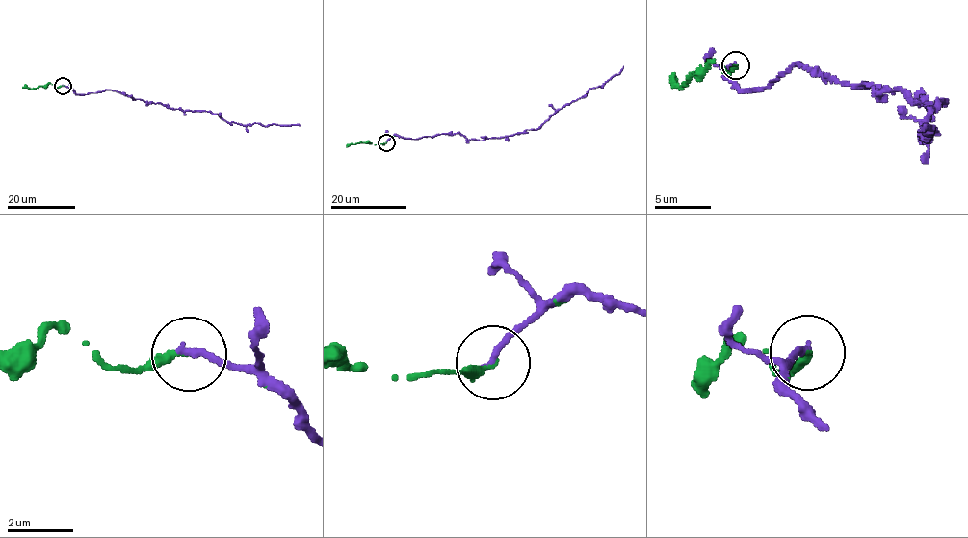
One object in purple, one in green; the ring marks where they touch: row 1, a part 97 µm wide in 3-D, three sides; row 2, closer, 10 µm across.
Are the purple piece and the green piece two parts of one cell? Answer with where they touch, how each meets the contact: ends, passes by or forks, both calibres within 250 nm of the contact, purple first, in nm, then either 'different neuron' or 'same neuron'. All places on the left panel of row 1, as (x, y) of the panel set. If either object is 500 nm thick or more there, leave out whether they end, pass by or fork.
at (63, 86); purple ends there; green ends there; 200 nm thick on the purple side, 200 nm on the other; same neuron

